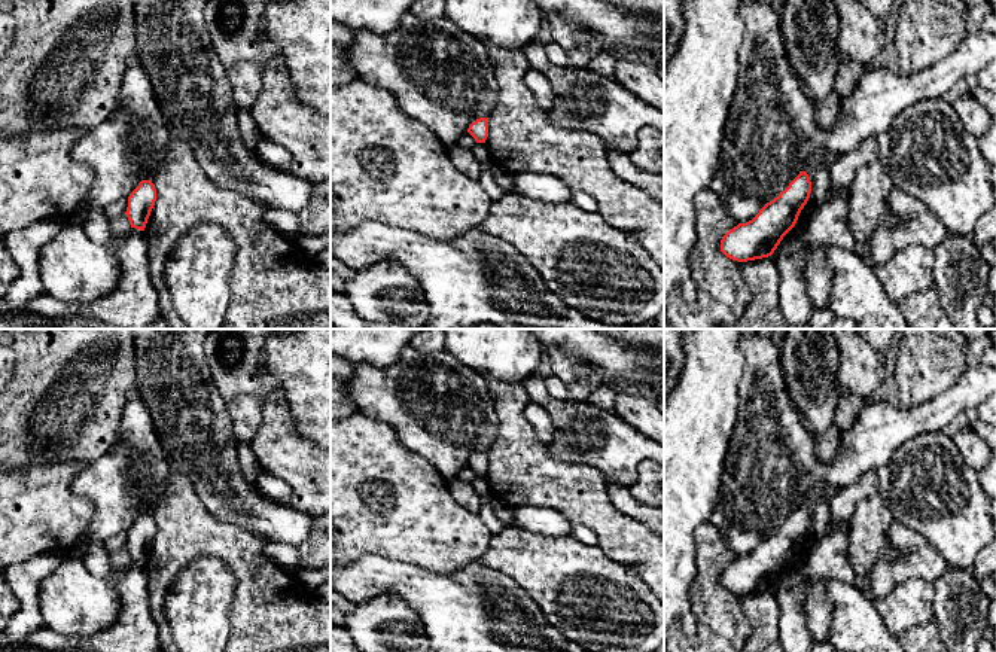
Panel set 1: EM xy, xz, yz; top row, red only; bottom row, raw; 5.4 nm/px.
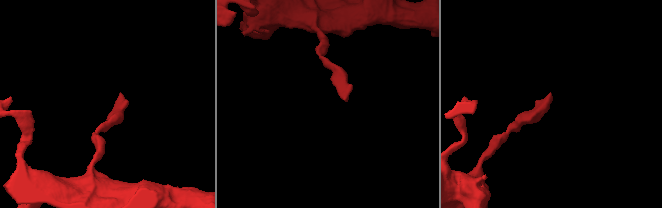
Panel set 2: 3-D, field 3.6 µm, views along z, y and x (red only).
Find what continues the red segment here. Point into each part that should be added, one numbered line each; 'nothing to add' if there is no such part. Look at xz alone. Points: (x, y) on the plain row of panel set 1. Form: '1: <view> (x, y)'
nothing to add

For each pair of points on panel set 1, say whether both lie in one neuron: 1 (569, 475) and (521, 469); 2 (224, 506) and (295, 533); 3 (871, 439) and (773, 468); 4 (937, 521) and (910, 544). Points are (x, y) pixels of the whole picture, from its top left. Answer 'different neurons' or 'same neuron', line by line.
1: same neuron
2: same neuron
3: same neuron
4: different neurons

